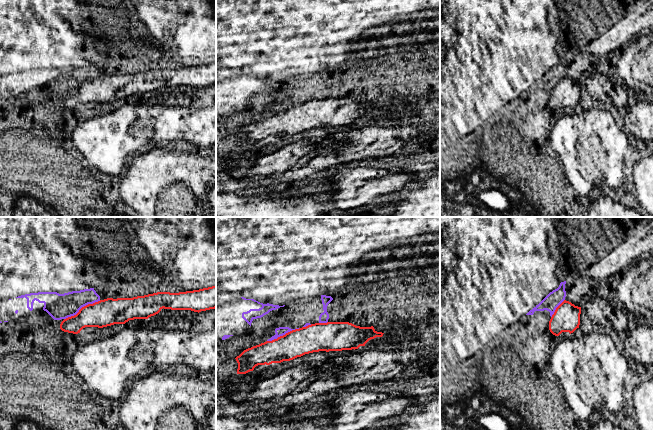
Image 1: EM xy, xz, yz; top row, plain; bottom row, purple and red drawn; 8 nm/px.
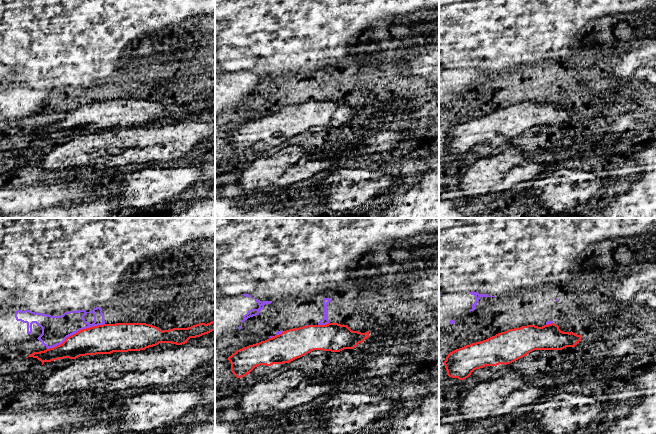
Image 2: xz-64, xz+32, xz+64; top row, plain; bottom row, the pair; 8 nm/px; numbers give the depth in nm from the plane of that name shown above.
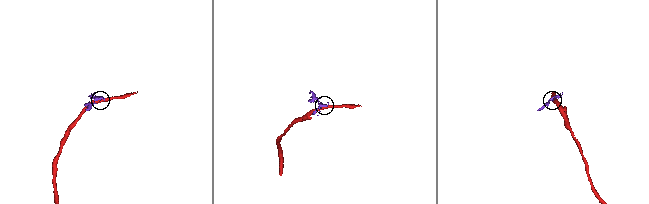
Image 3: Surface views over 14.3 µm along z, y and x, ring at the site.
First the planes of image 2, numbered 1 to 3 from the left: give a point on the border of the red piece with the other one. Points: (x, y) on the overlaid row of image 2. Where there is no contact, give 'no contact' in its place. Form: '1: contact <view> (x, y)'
1: contact xz-64 (75, 332)
2: contact xz+32 (323, 324)
3: contact xz+64 (549, 323)

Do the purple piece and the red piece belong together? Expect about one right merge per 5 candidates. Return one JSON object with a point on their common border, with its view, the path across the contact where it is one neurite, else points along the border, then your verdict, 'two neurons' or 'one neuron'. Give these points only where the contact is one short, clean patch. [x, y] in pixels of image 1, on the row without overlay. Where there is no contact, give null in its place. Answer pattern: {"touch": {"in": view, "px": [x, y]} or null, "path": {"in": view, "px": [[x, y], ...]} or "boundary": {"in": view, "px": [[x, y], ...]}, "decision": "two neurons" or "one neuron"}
{"touch": {"in": "xy", "px": [82, 82]}, "decision": "two neurons"}

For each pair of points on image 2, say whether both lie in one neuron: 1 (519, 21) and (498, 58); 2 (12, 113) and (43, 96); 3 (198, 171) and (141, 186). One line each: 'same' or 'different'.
1: same
2: same
3: same

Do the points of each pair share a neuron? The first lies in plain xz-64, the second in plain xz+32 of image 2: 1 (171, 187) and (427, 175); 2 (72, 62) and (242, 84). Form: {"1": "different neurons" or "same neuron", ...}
{"1": "different neurons", "2": "different neurons"}

